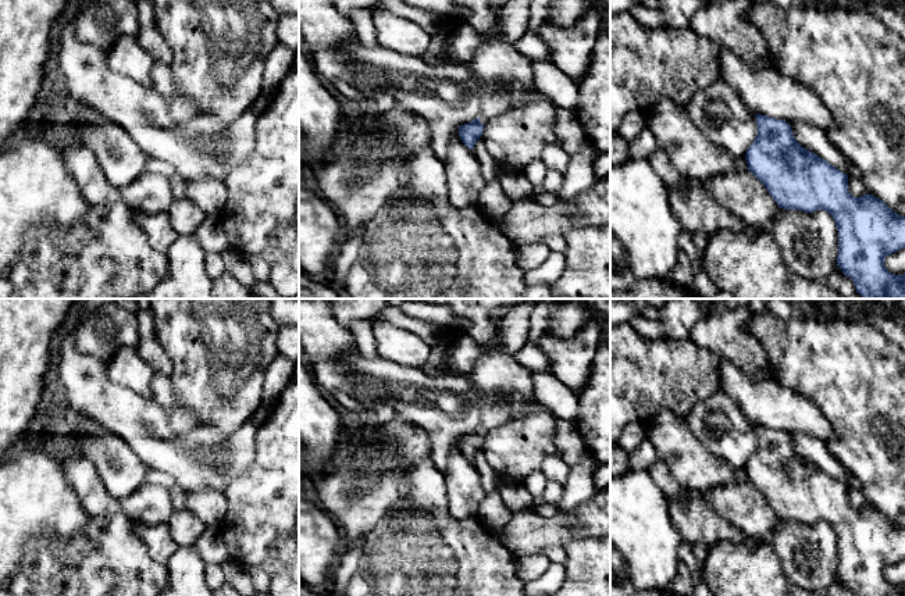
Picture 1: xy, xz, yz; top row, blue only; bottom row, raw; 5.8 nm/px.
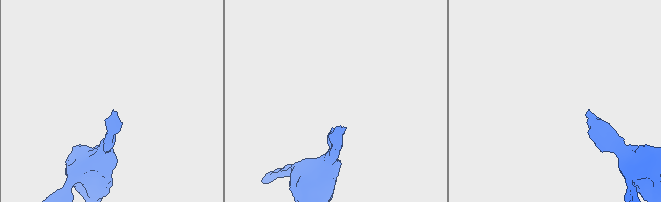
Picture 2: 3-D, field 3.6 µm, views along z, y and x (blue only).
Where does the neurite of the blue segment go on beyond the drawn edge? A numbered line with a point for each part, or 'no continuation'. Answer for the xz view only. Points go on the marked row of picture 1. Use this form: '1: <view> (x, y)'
1: xz (496, 64)

